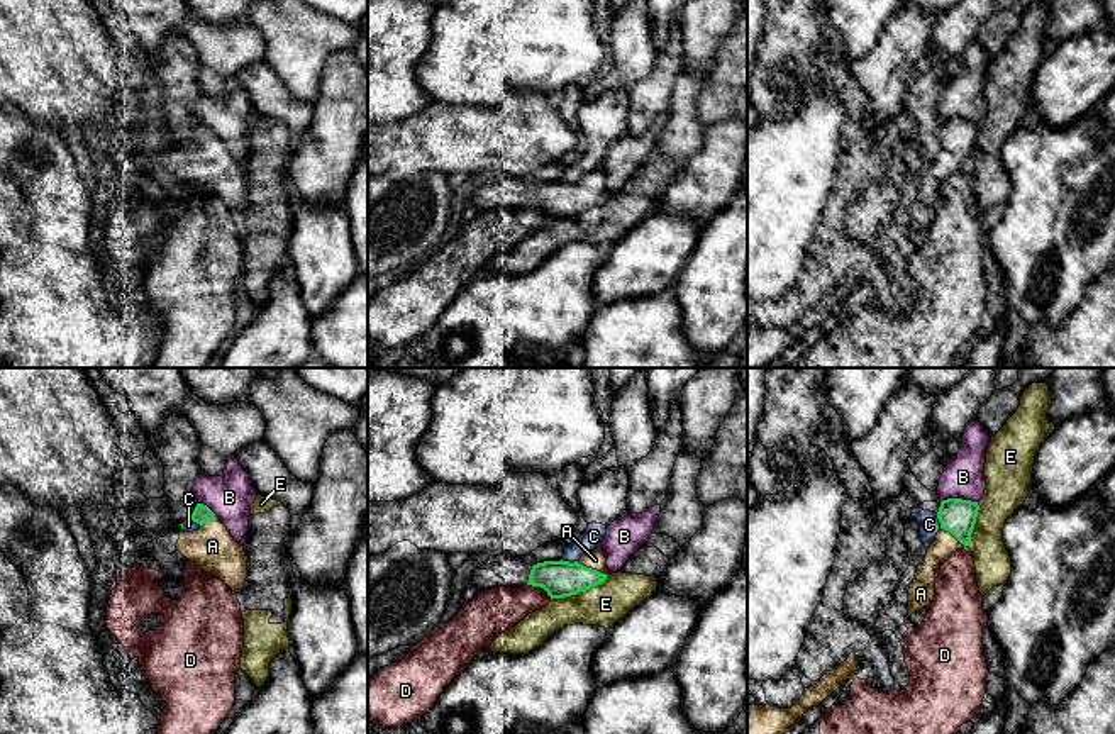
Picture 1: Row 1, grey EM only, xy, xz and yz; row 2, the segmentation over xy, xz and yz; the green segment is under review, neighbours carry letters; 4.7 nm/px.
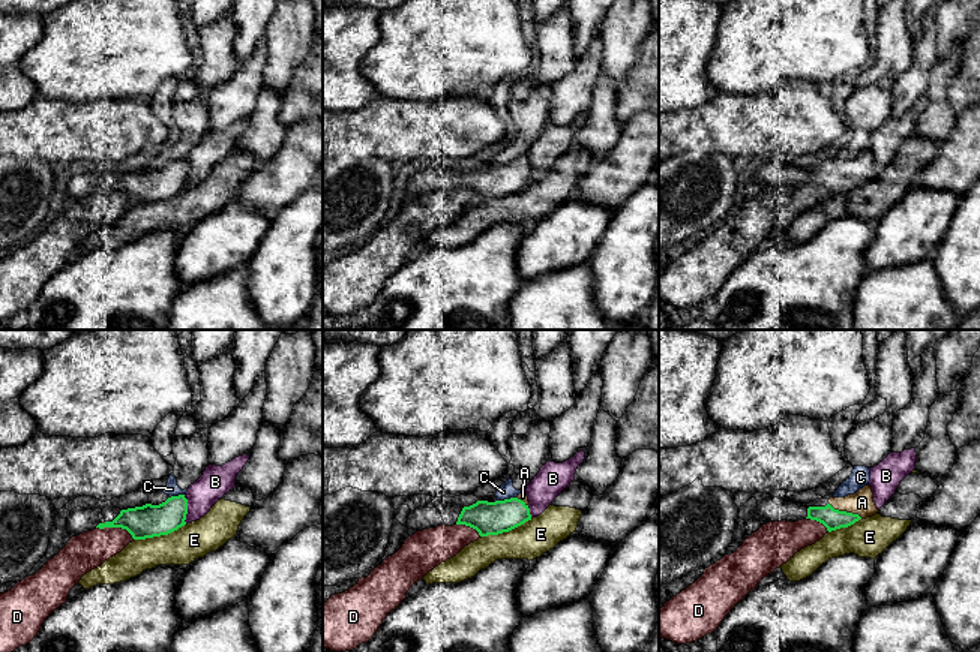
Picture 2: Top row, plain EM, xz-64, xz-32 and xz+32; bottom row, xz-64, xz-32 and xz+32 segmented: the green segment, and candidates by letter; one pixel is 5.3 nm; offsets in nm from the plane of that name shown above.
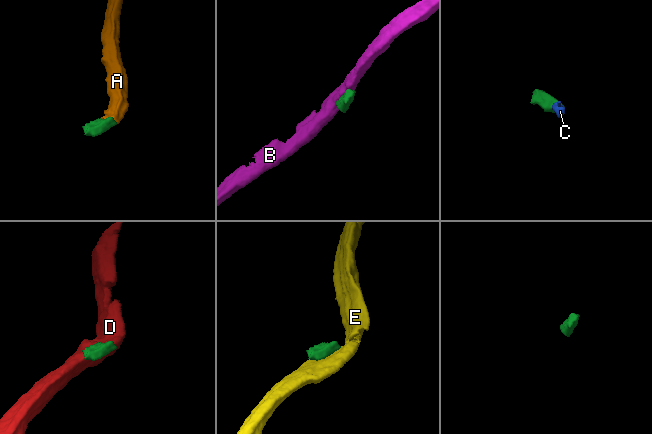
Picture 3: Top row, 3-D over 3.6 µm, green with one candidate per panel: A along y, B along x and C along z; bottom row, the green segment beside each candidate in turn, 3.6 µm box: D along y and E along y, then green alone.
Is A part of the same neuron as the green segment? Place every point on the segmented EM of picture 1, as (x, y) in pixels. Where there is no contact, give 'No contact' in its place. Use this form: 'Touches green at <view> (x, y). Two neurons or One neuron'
Touches green at xz (590, 568). One neuron

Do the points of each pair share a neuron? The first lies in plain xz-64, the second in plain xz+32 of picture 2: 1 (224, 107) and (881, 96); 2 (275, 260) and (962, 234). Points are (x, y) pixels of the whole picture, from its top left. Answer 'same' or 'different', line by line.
1: different
2: same

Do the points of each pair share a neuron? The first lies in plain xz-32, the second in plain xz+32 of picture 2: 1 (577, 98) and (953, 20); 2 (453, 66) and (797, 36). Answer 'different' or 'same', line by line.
1: different
2: same

